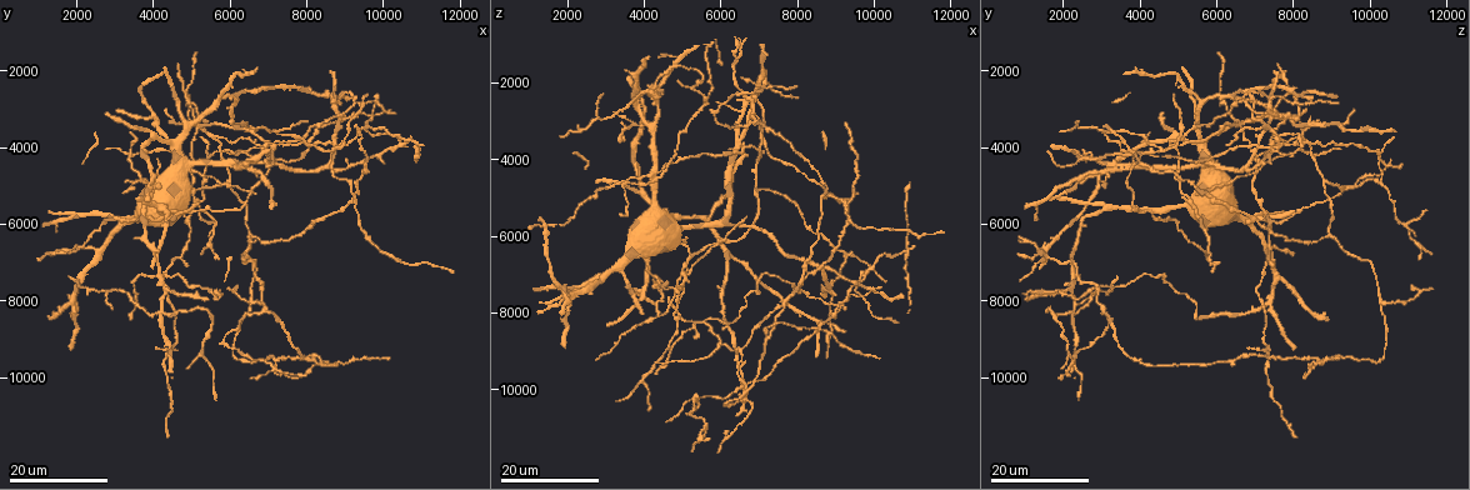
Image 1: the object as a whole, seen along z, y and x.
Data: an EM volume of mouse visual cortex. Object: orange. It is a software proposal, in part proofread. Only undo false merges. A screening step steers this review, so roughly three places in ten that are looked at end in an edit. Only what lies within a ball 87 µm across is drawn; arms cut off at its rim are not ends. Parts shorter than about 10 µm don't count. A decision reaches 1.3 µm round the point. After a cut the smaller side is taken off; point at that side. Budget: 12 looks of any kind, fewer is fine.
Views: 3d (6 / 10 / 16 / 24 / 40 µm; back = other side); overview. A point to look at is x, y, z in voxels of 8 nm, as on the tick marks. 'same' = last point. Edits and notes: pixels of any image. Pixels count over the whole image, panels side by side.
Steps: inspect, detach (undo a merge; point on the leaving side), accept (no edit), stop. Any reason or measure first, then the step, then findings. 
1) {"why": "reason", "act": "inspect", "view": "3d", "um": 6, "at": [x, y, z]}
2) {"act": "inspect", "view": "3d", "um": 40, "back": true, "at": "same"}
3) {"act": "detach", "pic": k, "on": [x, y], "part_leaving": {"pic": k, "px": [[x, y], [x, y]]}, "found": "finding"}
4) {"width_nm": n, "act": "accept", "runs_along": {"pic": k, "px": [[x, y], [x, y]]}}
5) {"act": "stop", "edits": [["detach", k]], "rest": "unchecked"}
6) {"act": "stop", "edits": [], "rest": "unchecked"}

{"why": "arms part here", "act": "inspect", "view": "3d", "um": 16, "at": [9550, 3450, 7150]}

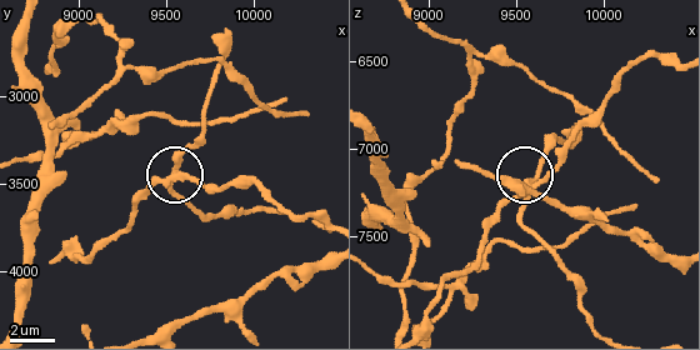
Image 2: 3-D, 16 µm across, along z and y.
{"why": "closer look", "act": "inspect", "view": "3d", "um": 10, "at": [9620, 3460, 7200]}

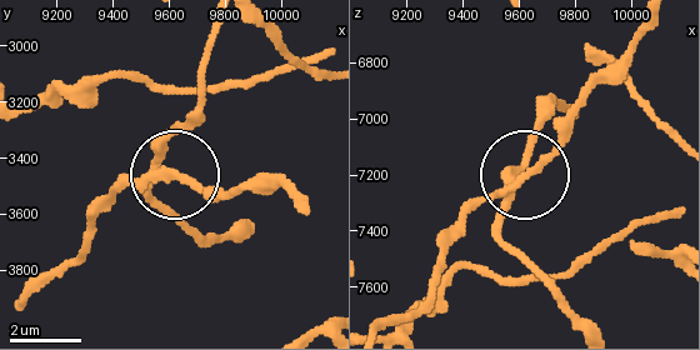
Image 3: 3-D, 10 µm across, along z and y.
{"act": "accept", "found": "one cell here"}

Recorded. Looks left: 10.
{"why": "two arms in line, one across", "act": "inspect", "view": "3d", "um": 24, "at": [5550, 3750, 8150]}

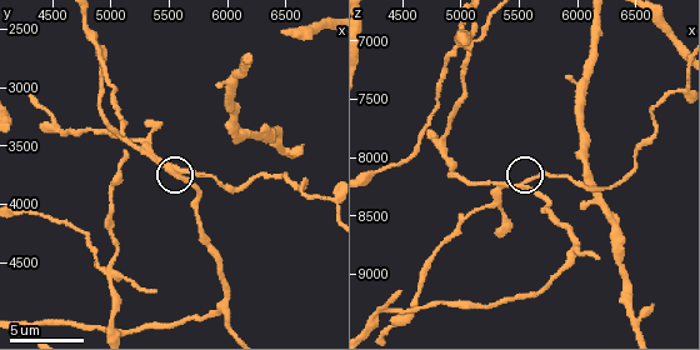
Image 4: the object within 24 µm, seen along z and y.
{"act": "inspect", "view": "3d", "um": 6, "at": [5540, 3720, 8220]}

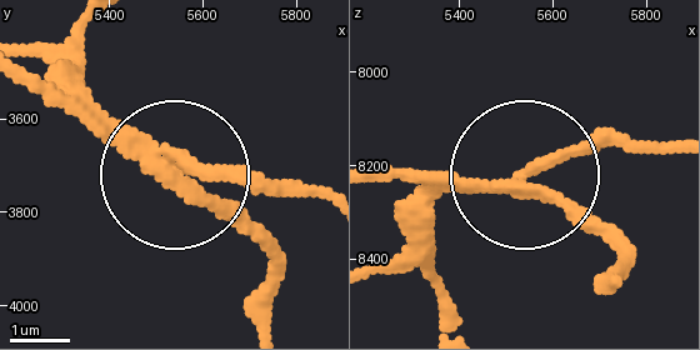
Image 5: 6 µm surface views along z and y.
{"arms": 3, "act": "detach", "pic": 5, "on": [395, 218], "part_leaving": {"pic": 5, "px": [[478, 191], [593, 146], [668, 146]]}, "found": "two cells meet here"}

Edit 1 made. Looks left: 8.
{"act": "inspect", "view": "overview"}

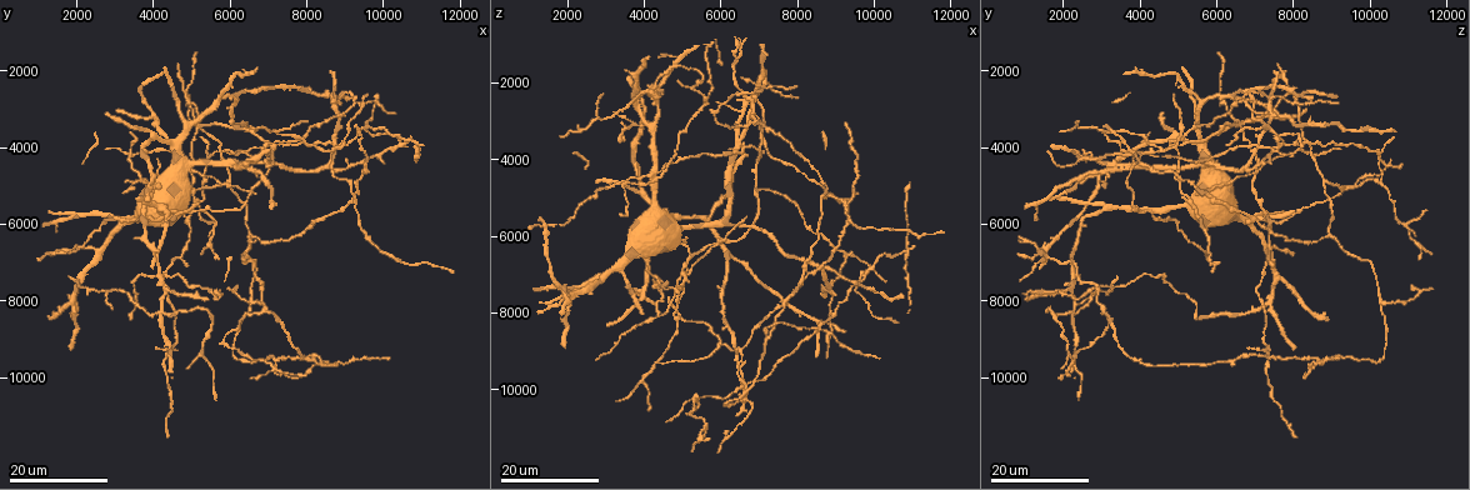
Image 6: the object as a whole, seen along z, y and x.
{"why": "thin arm on a thick one", "act": "inspect", "view": "3d", "um": 10, "at": [4940, 4600, 7060]}

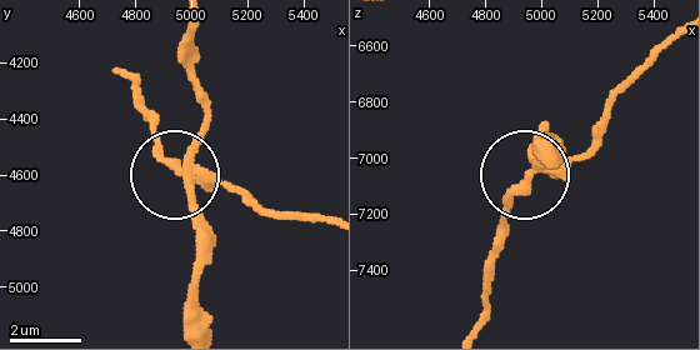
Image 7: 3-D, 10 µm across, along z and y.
{"act": "inspect", "view": "3d", "um": 6, "at": [4960, 4580, 7080]}

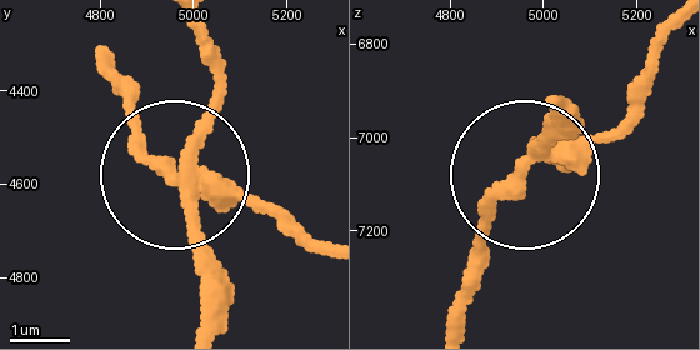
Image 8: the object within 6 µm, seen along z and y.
{"arms": 4, "act": "detach", "pic": 8, "on": [144, 138], "part_leaving": {"pic": 8, "px": [[195, 179], [155, 164], [110, 69]]}, "found": "a second cell is stuck on"}

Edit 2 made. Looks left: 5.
{"why": "four or more arms meet", "act": "inspect", "view": "3d", "um": 16, "at": [4150, 8300, 2250]}

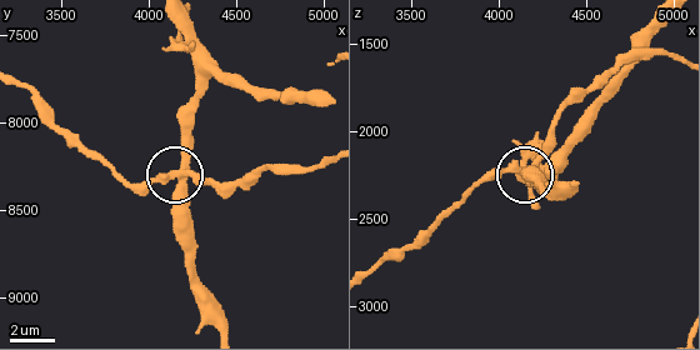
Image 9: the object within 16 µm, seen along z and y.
{"act": "inspect", "view": "3d", "um": 10, "at": "same"}

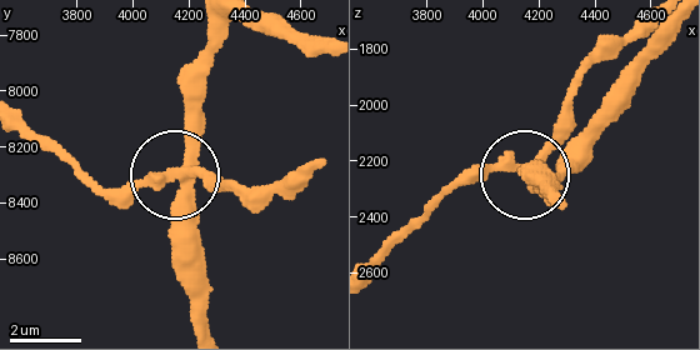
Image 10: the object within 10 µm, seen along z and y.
{"width_nm": 320, "act": "accept", "runs_along": {"pic": 10, "px": [[210, 23], [193, 156], [175, 171], [96, 193]]}, "found": "one cell here"}

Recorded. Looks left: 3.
{"why": "four or more arms meet", "act": "inspect", "view": "3d", "um": 16, "at": [4400, 7650, 2150]}

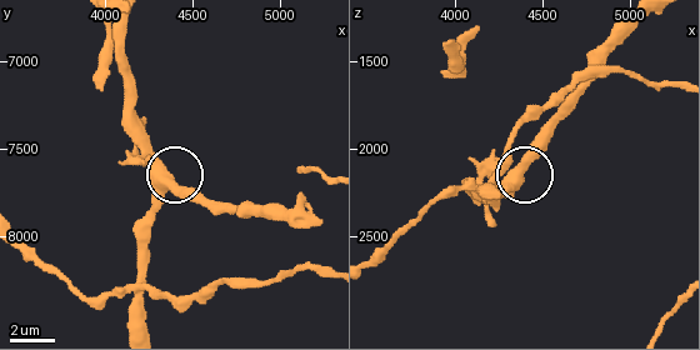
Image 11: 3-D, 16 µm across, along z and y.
{"act": "inspect", "view": "3d", "um": 6, "at": [4360, 7700, 2120]}

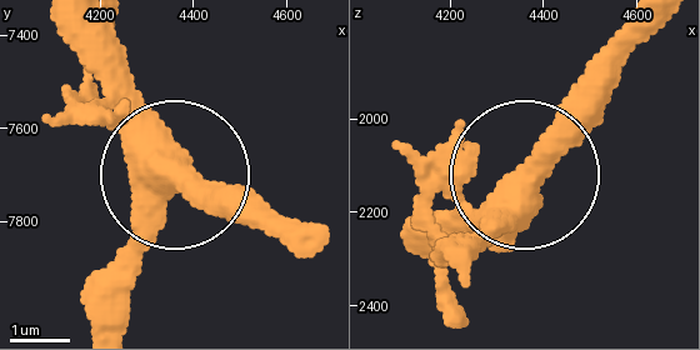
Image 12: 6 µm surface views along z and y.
{"width_nm": 410, "act": "accept", "found": "continuous, no second cell"}

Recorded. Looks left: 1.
{"act": "stop", "edits": [["detach", 5], ["detach", 8]], "rest": "unchecked"}

